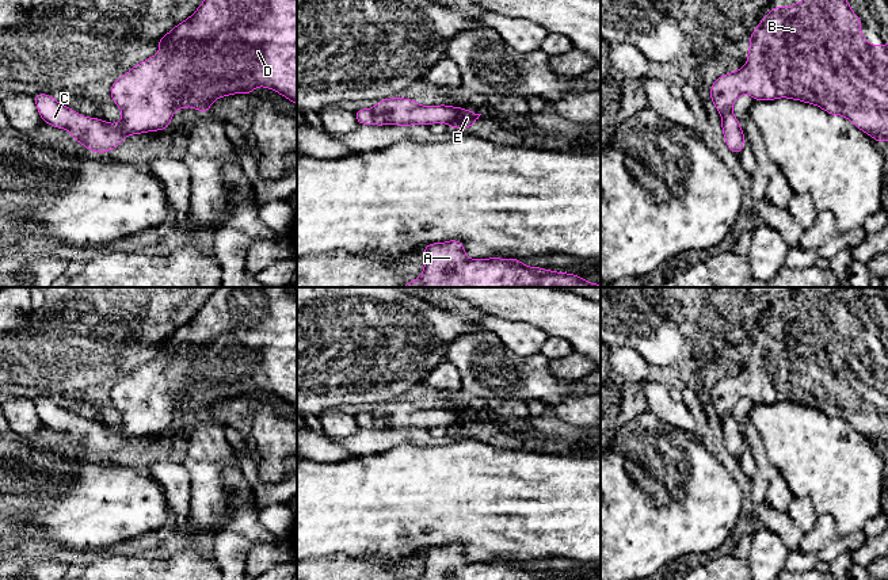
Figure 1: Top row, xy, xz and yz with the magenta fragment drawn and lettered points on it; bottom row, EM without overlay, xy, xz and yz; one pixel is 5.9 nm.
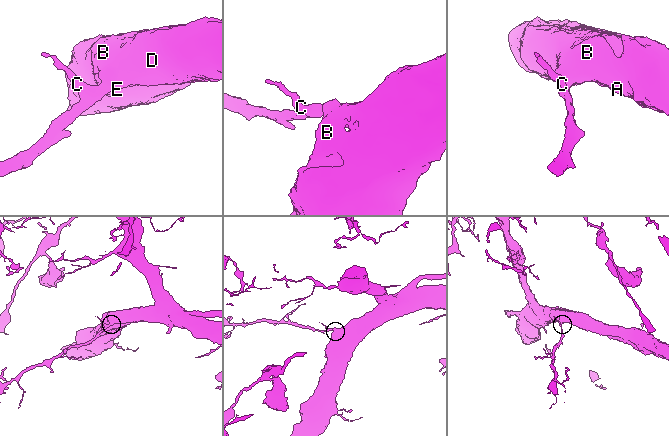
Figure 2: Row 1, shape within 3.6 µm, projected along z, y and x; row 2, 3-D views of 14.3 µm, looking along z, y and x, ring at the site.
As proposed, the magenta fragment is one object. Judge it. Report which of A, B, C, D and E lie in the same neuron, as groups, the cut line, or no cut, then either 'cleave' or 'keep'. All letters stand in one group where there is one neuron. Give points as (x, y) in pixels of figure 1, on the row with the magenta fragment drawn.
A B C D E; no cut; keep

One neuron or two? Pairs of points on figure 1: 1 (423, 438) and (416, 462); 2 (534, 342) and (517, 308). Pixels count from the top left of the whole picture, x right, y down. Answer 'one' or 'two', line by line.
1: two
2: two

